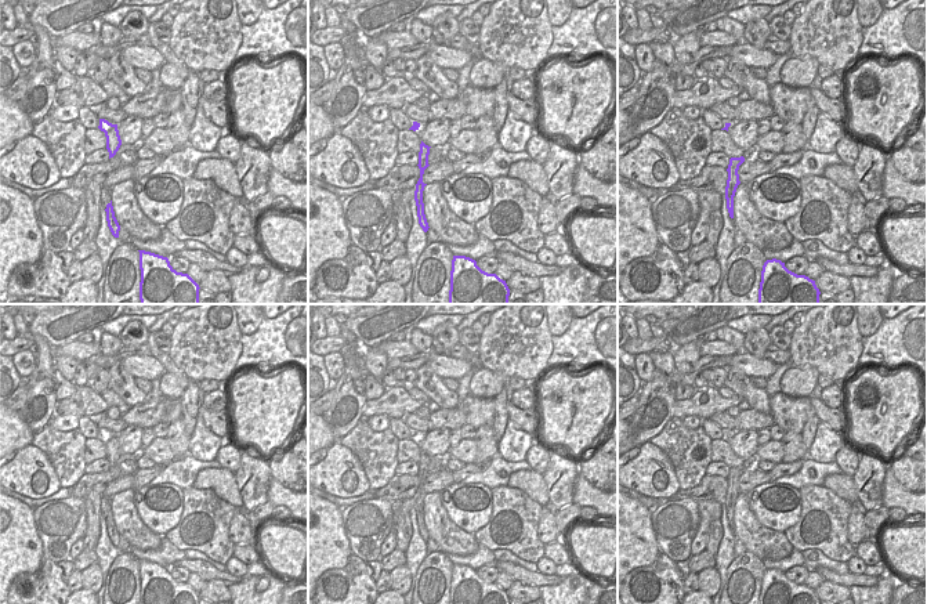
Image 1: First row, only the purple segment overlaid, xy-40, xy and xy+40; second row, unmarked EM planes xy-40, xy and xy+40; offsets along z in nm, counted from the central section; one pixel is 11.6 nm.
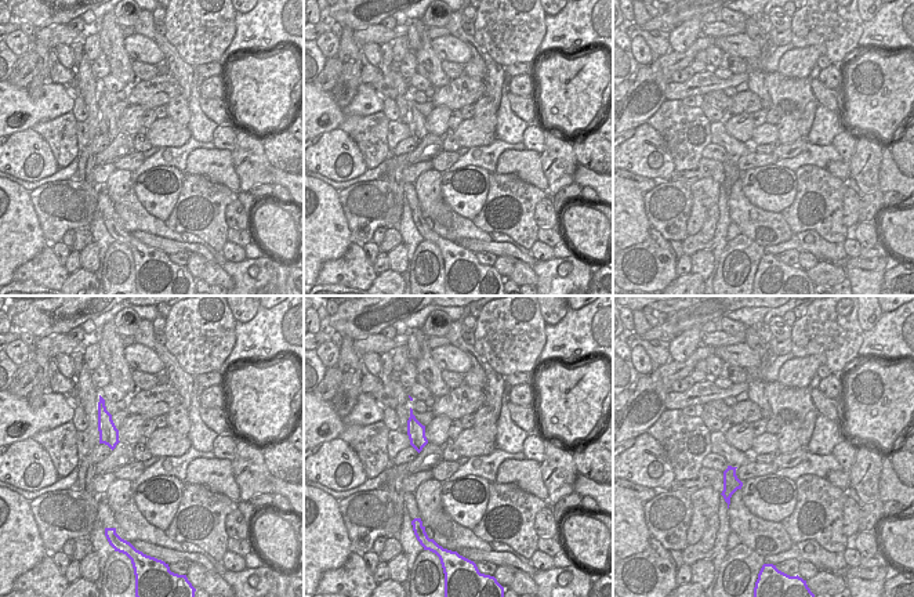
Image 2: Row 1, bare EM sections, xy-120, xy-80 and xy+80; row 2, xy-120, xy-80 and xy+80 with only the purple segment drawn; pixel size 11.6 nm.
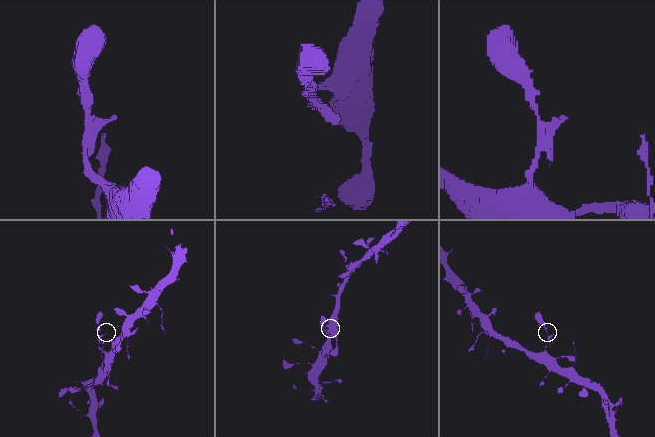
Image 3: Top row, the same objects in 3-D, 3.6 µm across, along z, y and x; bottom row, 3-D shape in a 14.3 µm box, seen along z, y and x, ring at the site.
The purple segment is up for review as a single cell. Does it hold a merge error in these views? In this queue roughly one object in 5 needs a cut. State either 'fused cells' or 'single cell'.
single cell

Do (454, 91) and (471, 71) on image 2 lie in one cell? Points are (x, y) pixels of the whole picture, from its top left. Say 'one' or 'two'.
two

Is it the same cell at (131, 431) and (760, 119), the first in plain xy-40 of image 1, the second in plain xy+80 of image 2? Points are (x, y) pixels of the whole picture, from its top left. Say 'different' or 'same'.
different

